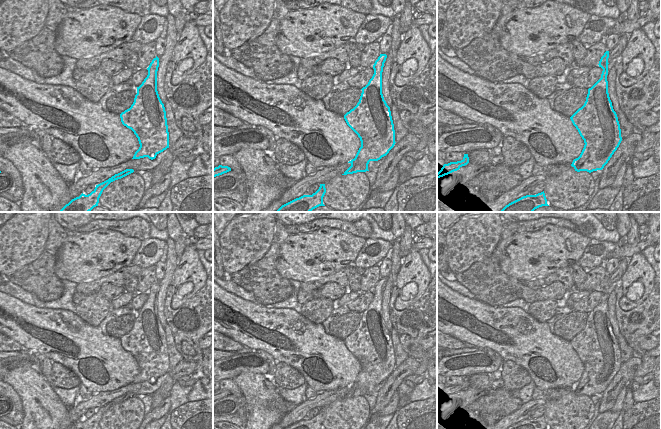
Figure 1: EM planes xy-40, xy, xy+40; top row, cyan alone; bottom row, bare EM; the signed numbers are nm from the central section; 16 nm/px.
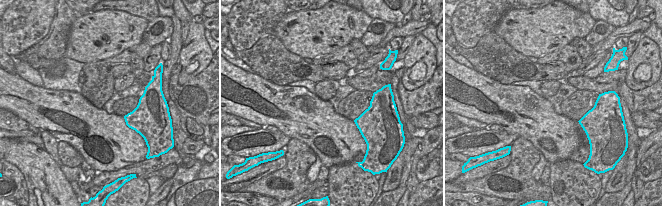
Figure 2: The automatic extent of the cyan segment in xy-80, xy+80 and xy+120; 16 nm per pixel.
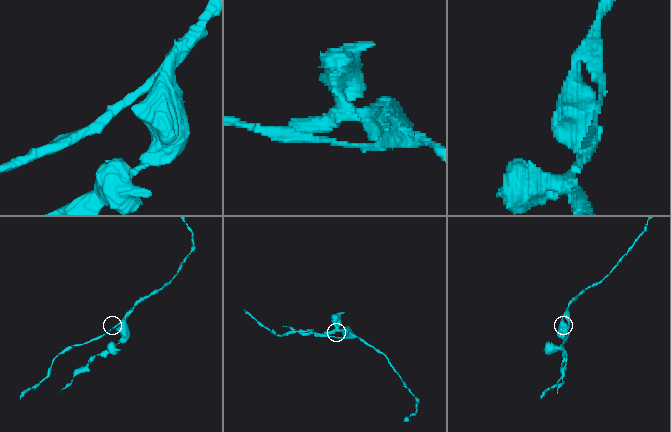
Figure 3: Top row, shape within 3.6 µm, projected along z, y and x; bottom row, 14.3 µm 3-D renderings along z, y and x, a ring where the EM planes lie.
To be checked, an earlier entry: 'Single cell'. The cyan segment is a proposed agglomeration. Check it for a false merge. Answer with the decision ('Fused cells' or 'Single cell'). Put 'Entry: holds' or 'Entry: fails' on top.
Entry: fails
Fused cells.

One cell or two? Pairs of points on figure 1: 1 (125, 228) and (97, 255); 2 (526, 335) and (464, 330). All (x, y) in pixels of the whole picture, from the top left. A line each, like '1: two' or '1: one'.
1: two
2: one

